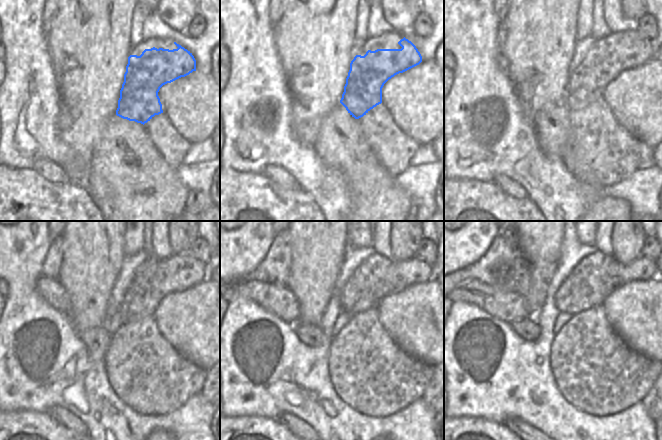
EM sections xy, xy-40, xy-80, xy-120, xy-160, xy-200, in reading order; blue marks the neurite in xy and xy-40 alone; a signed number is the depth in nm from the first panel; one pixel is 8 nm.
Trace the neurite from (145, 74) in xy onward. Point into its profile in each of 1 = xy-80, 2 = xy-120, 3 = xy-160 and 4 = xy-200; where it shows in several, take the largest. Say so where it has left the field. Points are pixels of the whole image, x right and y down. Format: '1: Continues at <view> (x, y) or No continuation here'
1: Continues at xy-80 (585, 86)
2: Continues at xy-120 (189, 272)
3: Continues at xy-160 (412, 271)
4: Continues at xy-200 (642, 269)

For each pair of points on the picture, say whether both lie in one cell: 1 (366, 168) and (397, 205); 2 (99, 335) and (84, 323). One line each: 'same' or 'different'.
1: same
2: different

